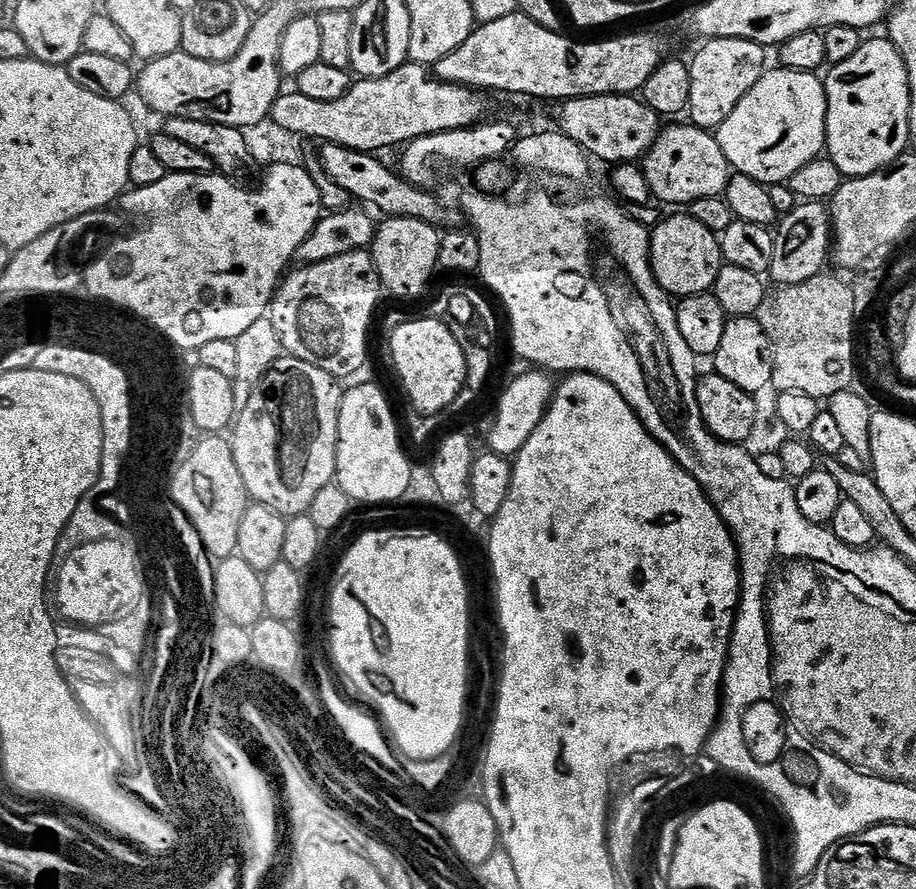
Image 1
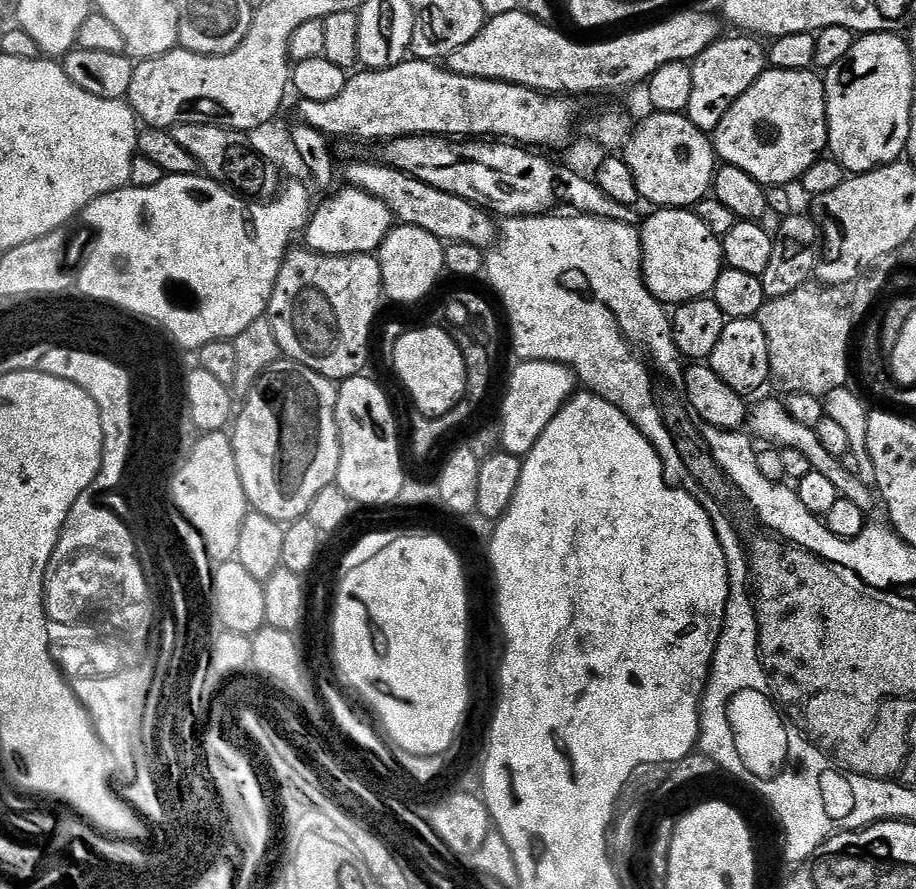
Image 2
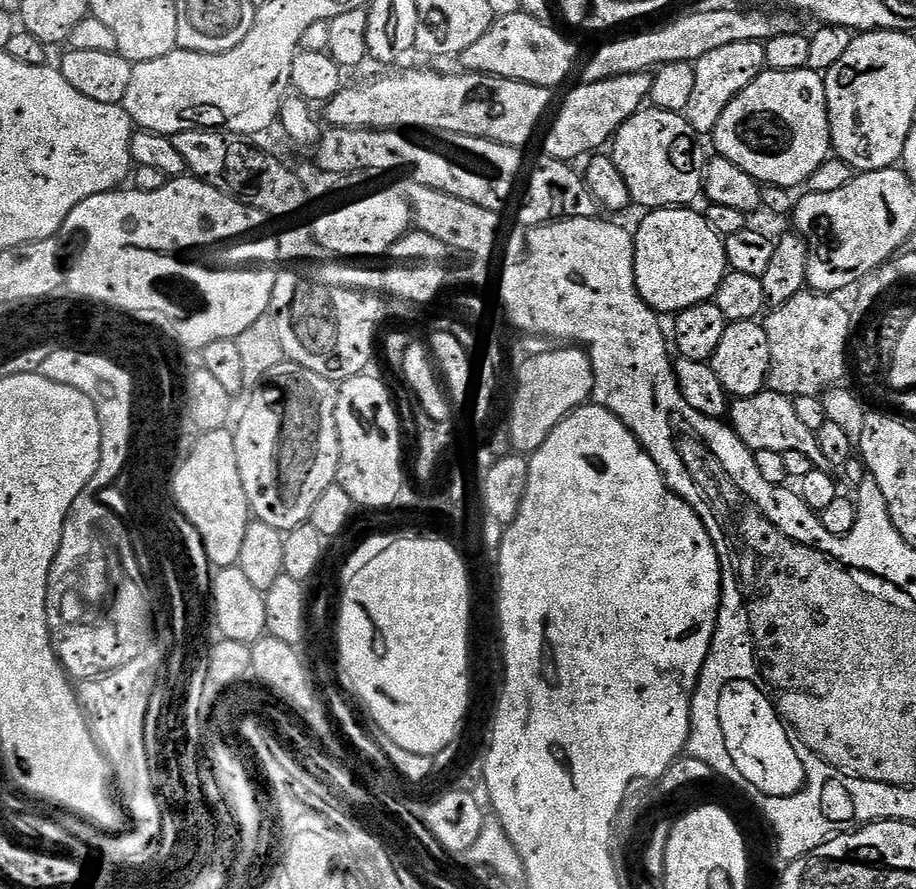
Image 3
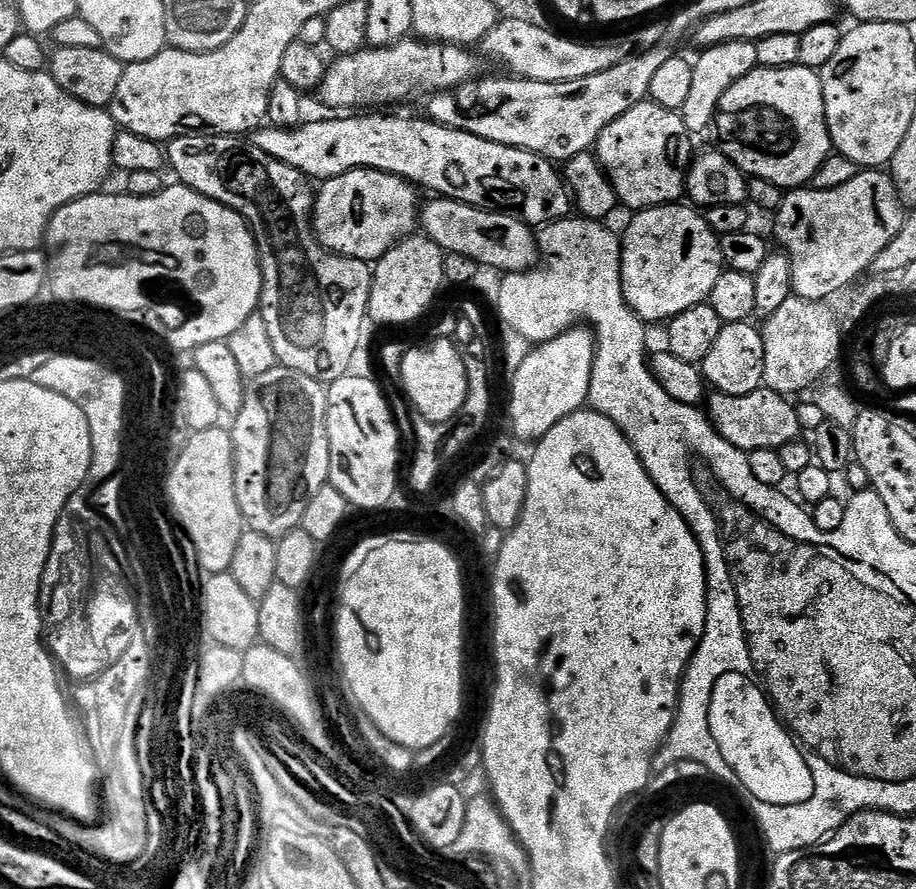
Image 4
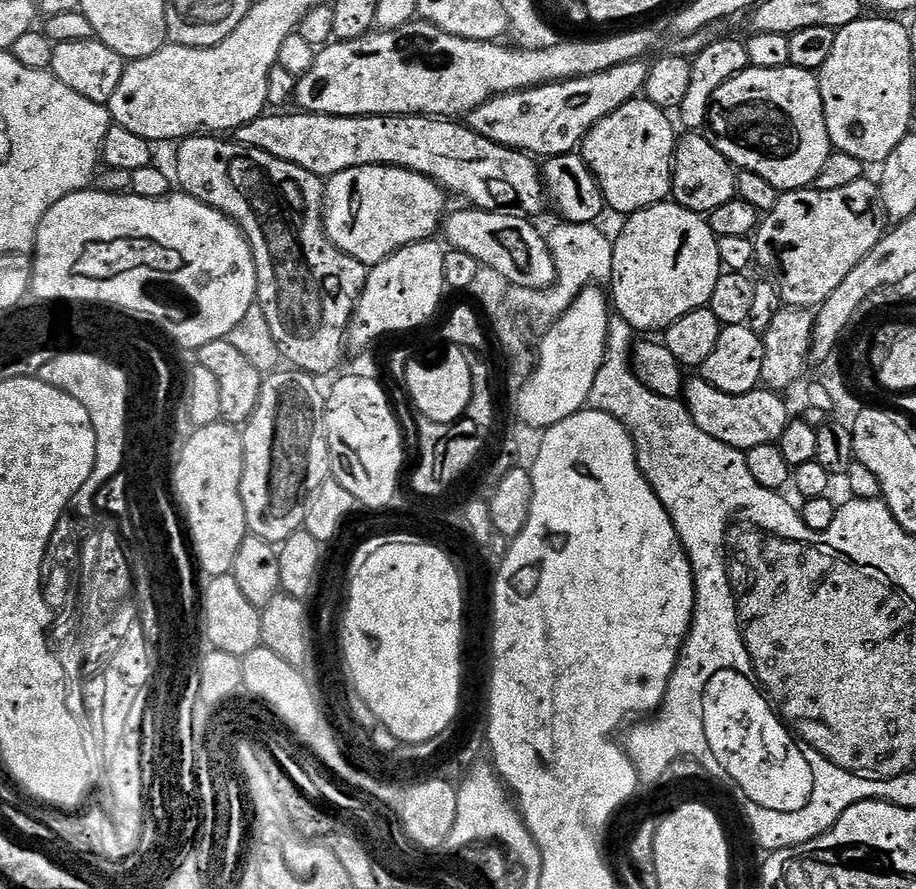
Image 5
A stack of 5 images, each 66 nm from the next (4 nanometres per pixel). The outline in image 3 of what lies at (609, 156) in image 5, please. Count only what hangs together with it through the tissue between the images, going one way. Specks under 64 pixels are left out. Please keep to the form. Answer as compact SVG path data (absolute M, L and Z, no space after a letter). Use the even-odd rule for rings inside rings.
M645 106L636 112L629 120L622 122L622 126L615 132L610 141L610 155L614 166L618 166L618 174L622 174L622 179L626 181L626 190L630 190L630 198L633 205L638 209L651 210L653 208L682 208L685 206L695 205L696 199L701 199L704 190L704 165L706 163L706 155L704 156L704 148L701 137L696 135L694 126L690 126L690 122L683 114L679 112L667 112L661 108Z

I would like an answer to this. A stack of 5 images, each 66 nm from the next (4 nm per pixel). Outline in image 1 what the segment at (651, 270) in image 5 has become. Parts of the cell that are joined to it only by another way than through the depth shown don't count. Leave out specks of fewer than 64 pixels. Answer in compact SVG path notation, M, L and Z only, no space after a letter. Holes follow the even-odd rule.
M687 214L665 215L650 232L648 252L652 255L652 273L658 286L673 298L703 296L711 293L722 267L720 240L717 233L706 230Z

